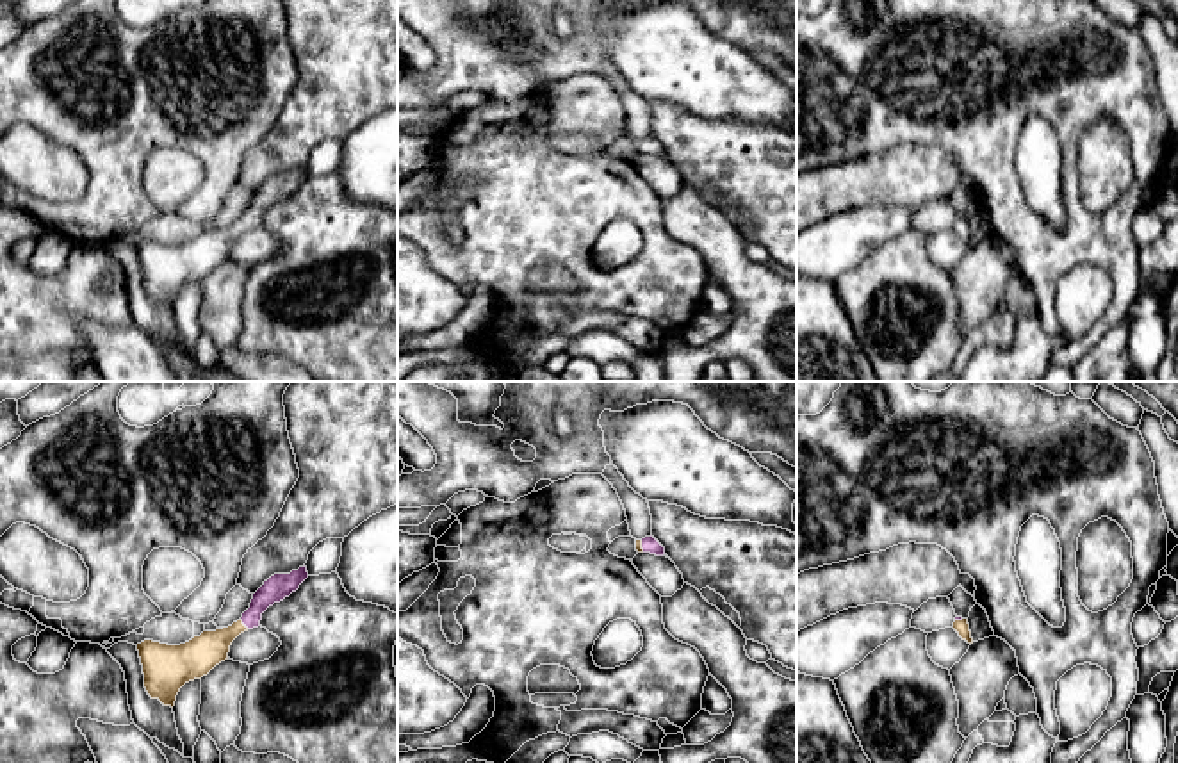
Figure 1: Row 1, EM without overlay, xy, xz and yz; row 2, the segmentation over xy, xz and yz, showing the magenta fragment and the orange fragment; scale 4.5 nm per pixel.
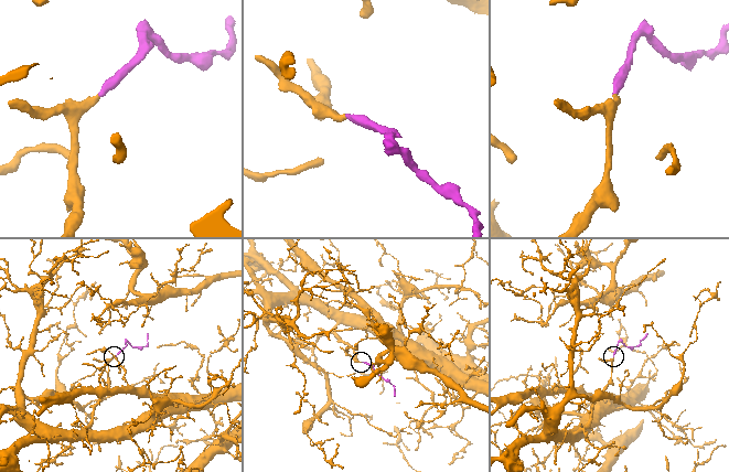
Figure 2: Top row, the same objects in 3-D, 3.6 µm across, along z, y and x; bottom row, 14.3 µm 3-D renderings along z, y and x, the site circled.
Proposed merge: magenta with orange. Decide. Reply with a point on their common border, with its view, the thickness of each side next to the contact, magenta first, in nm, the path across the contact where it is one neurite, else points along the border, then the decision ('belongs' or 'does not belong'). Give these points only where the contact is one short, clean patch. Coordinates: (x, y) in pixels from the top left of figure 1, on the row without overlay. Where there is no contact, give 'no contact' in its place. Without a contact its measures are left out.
meets magenta in xy at (245, 225); 120 nm thick on the magenta side, 160 nm on the other; runs through xy (278, 188), (245, 225), (200, 255); belongs

